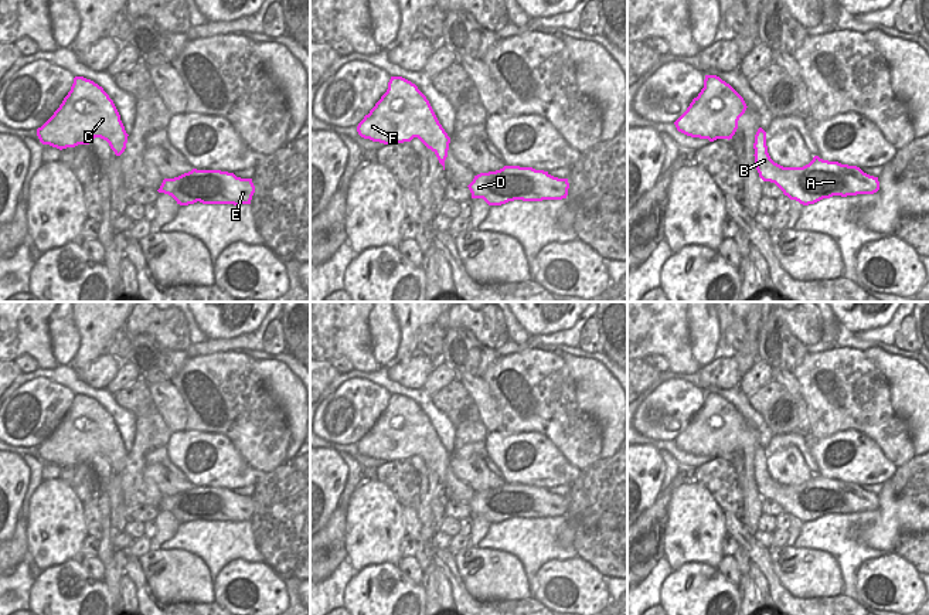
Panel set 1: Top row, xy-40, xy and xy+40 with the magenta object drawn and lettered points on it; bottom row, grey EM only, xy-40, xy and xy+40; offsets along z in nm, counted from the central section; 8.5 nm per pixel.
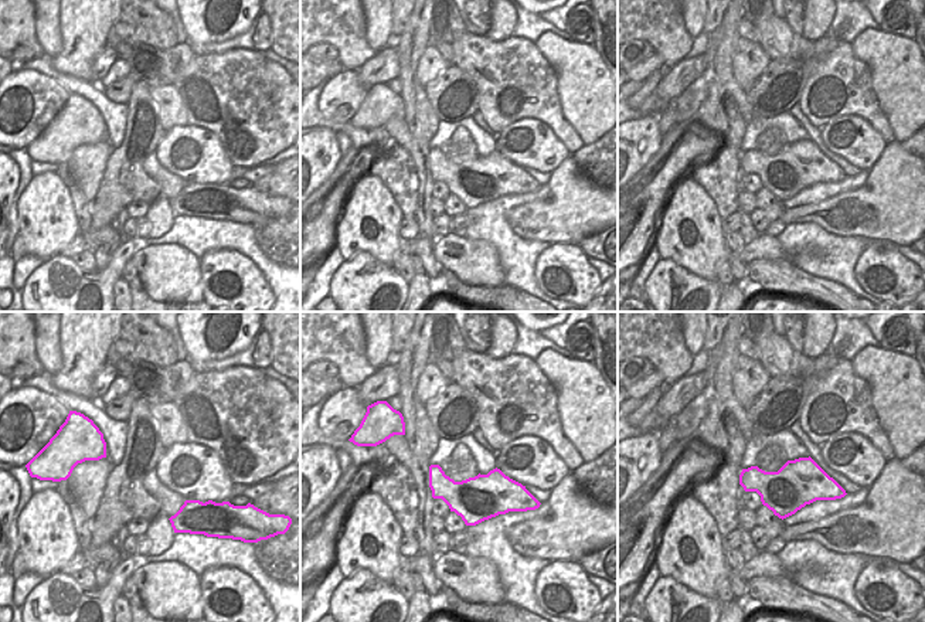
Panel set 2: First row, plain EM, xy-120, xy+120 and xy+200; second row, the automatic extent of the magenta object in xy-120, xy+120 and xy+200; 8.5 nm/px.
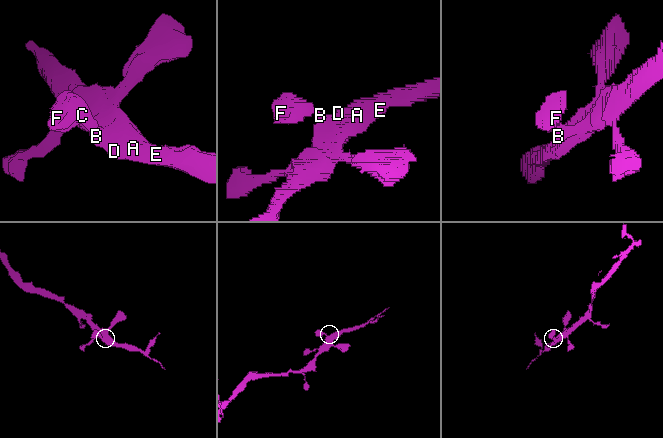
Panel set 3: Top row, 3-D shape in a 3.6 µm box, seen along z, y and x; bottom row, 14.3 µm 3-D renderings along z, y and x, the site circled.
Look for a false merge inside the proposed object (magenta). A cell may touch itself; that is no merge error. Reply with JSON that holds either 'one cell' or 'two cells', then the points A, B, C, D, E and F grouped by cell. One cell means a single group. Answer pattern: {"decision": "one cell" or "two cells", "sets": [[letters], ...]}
{"decision": "one cell", "sets": [["A", "B", "C", "D", "E", "F"]]}

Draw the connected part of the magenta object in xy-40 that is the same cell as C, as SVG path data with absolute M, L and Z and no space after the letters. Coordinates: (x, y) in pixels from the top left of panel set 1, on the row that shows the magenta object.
M75 77L71 91L54 115L37 129L42 145L59 150L89 145L95 137L106 140L116 156L127 143L120 115L102 86L84 77Z

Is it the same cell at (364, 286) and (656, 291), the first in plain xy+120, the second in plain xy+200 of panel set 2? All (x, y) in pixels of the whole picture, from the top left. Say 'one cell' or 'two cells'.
one cell

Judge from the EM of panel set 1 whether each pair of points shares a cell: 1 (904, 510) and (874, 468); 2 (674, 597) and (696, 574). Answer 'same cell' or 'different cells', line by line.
1: different cells
2: same cell

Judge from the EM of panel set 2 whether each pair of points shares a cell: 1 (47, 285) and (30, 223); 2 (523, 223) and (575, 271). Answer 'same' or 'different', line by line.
1: different
2: different

